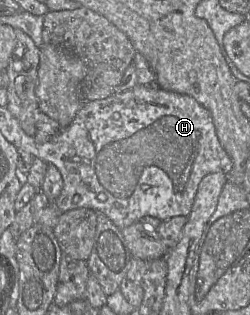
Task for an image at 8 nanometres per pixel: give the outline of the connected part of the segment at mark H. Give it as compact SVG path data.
M139 85L134 88L115 93L105 99L95 101L85 101L78 111L72 123L61 128L60 125L44 114L40 108L37 114L35 141L45 146L44 150L32 150L35 158L43 160L47 164L54 165L61 173L63 178L63 188L57 199L54 200L55 206L59 212L64 213L78 208L89 208L96 212L104 213L119 229L132 225L145 216L152 216L159 220L166 221L172 217L185 216L191 212L191 208L197 193L198 186L202 179L216 172L227 172L231 166L231 159L221 146L216 134L215 126L211 113L198 103L193 97L173 91L163 90L157 85Z

